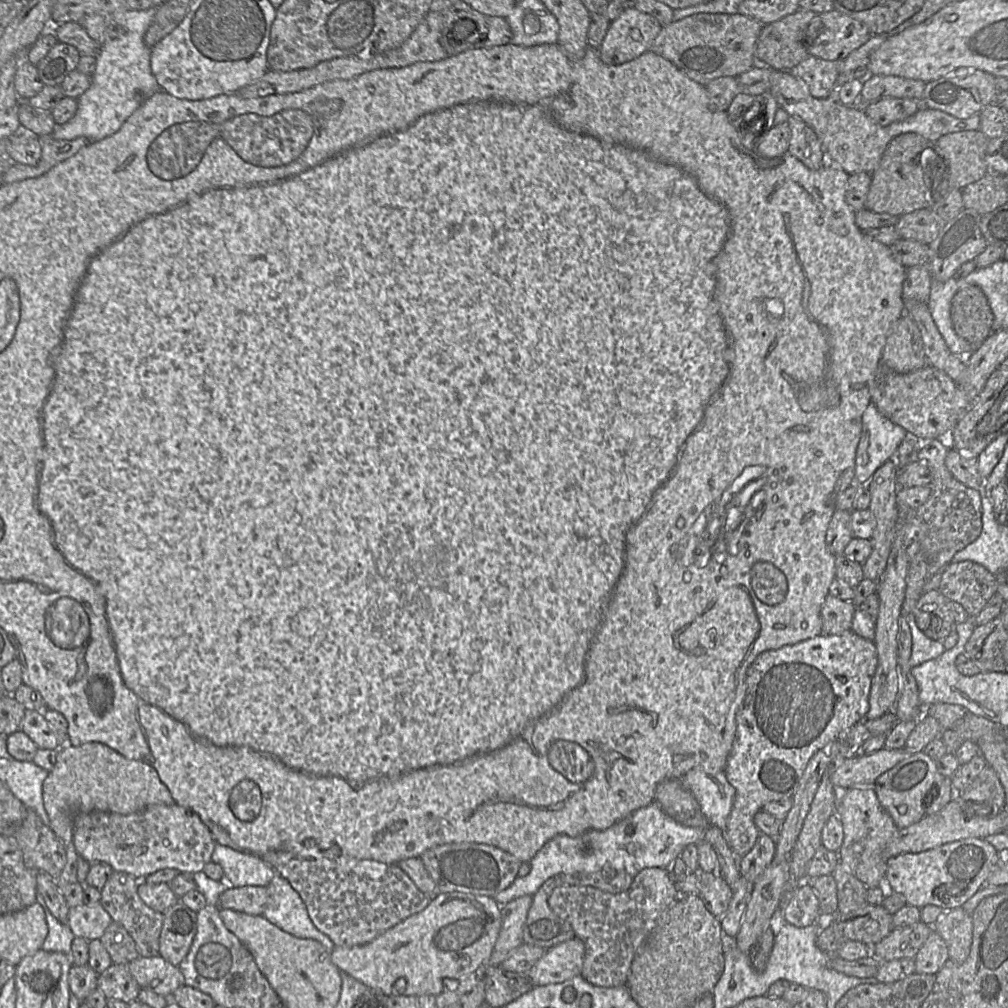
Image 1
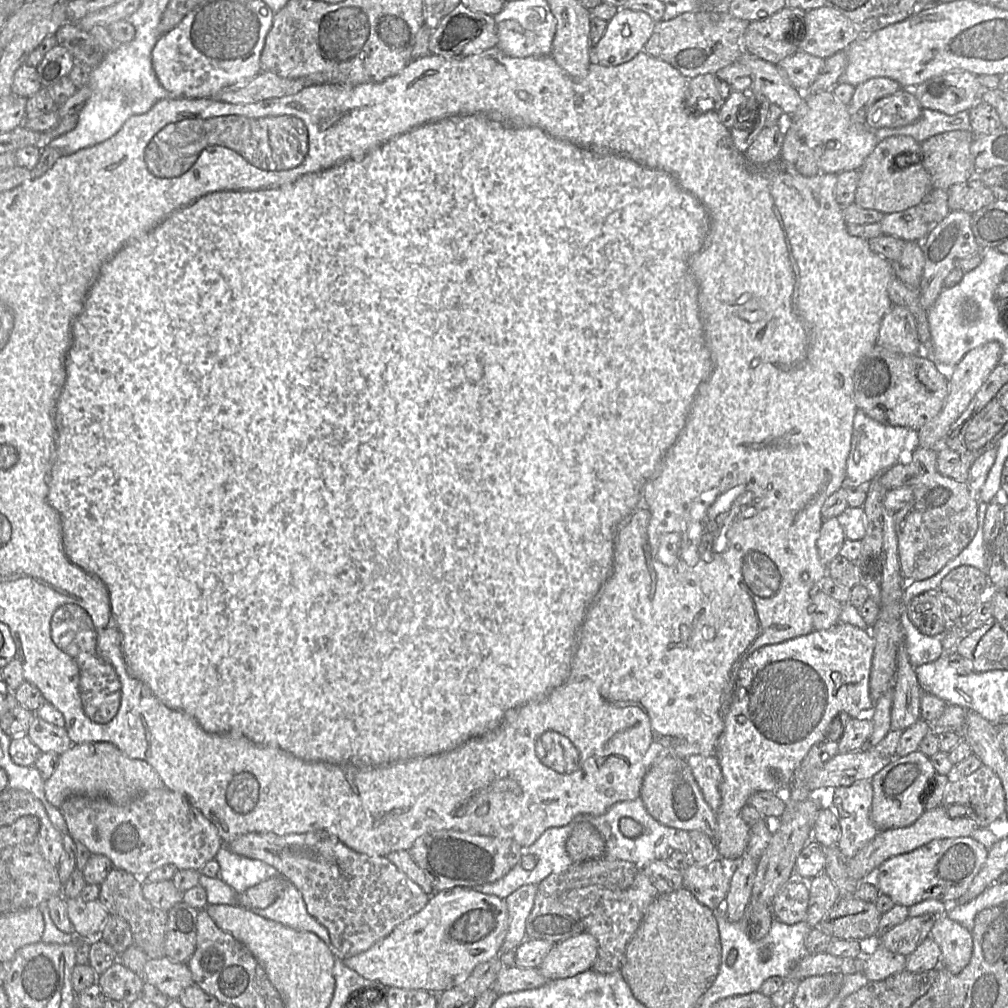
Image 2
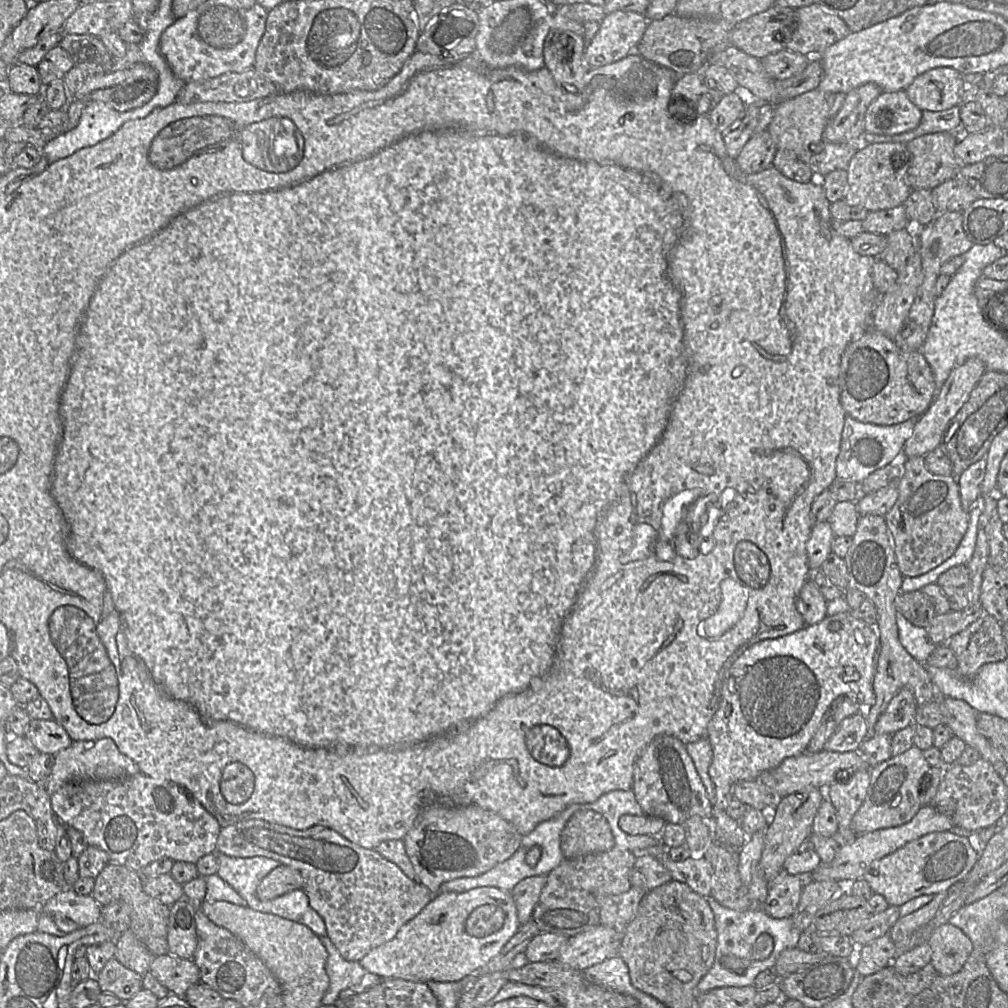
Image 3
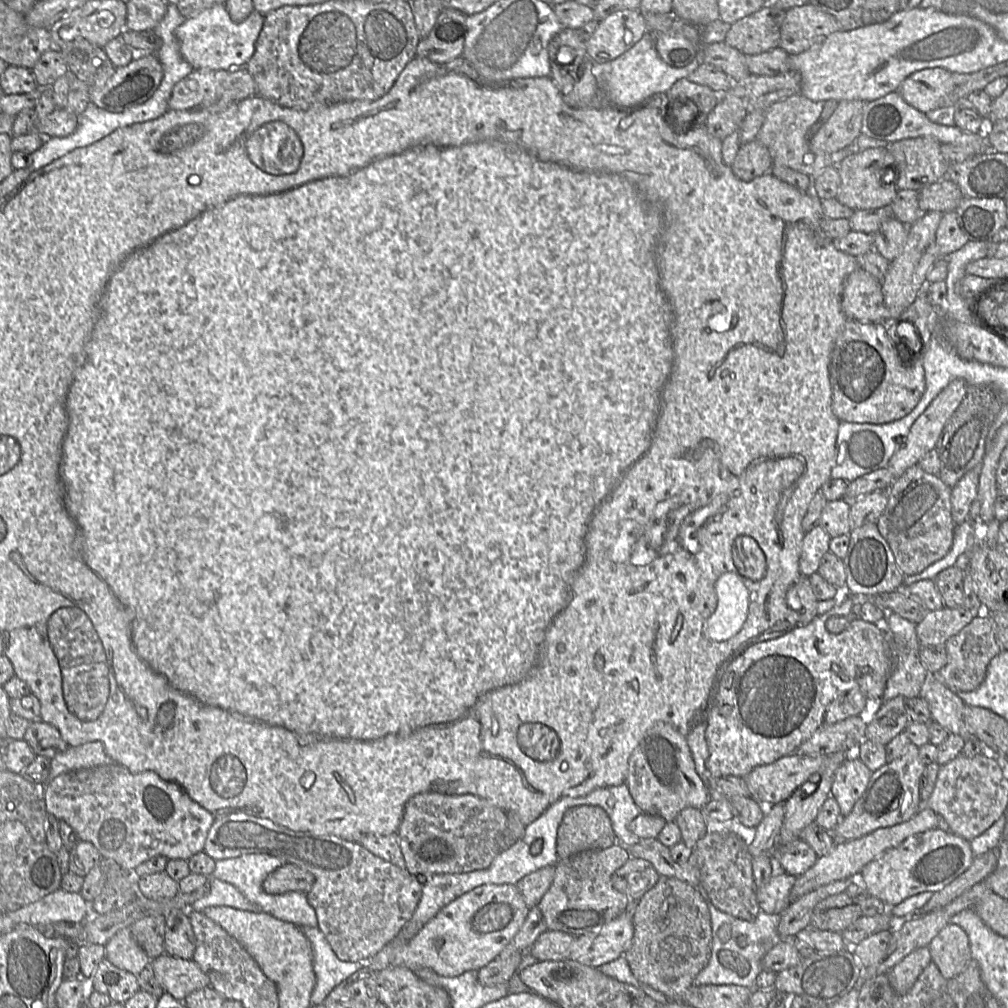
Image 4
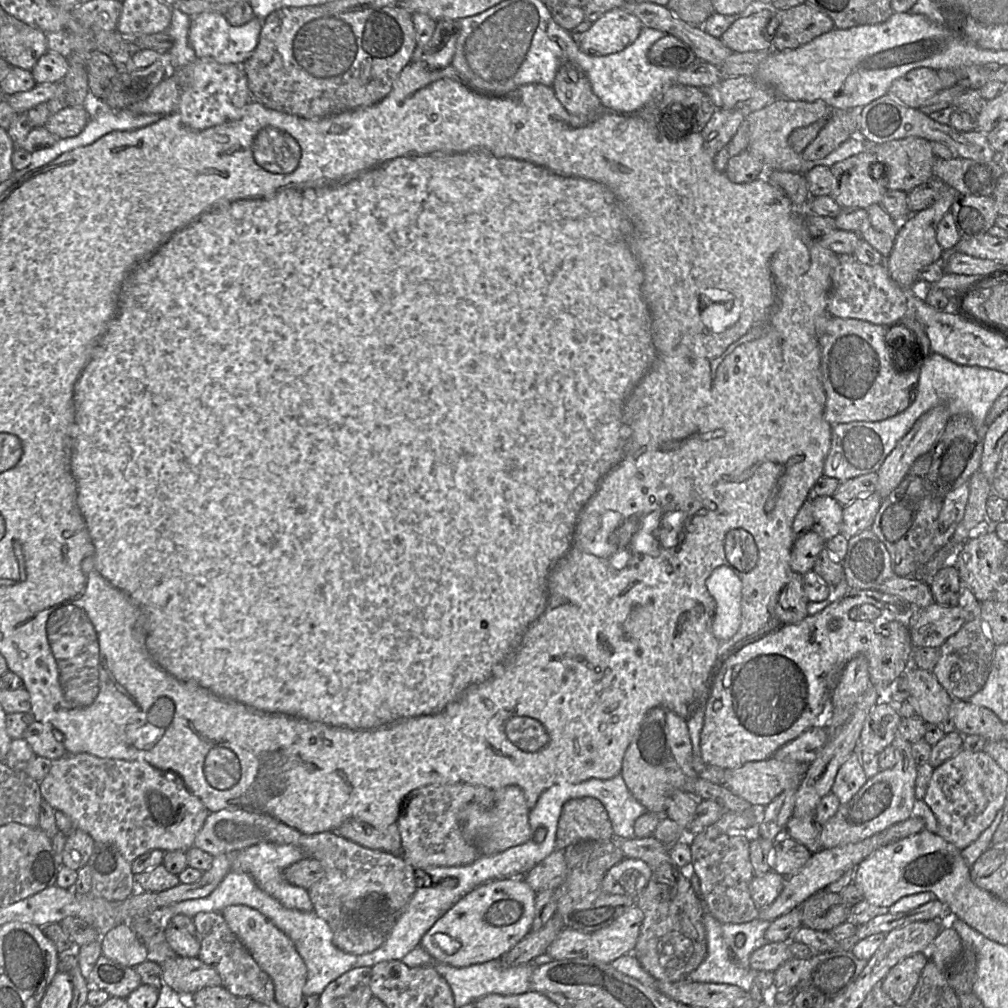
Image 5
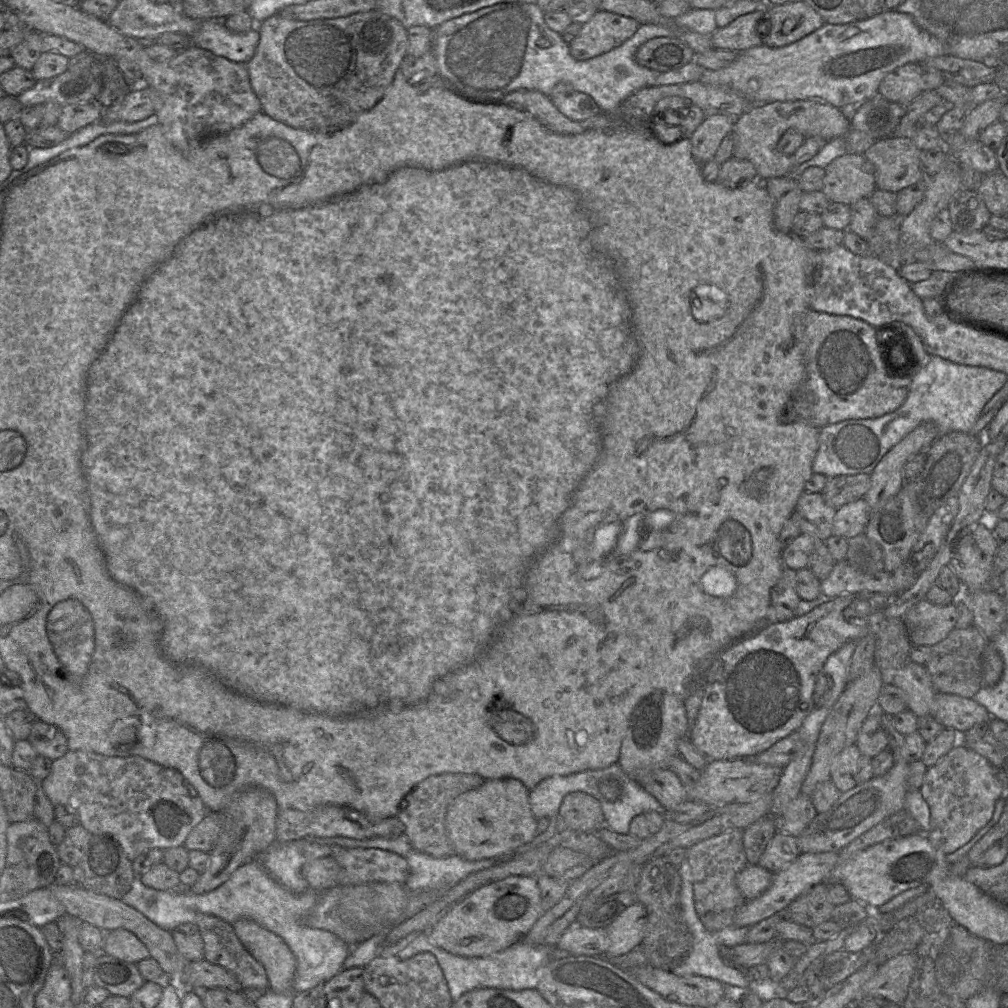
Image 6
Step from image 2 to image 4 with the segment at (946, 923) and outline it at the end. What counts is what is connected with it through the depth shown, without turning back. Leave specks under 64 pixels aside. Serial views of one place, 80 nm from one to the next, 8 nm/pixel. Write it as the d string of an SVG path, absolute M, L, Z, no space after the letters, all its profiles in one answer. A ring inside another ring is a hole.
M948 923L930 942L932 961L947 980L958 976L972 959L966 932Z

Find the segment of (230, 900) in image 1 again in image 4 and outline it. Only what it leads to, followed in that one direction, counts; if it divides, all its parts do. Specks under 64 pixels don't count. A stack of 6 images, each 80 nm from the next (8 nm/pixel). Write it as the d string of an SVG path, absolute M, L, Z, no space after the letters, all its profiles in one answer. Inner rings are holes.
M284 864L268 874L262 883L265 893L280 895L291 891L307 893L313 886L315 877L310 872L293 864Z

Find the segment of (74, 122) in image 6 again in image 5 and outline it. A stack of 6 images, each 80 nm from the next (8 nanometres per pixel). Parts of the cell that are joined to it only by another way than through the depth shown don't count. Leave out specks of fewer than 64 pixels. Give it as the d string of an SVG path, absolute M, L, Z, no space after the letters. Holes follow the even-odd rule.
M66 106L50 115L44 127L58 138L67 138L79 134L90 118L84 106Z

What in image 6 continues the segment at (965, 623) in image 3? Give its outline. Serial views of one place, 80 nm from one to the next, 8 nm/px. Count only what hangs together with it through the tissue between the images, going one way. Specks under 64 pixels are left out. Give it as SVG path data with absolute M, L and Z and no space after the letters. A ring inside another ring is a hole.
M922 599L906 611L902 620L912 645L931 648L955 629L957 610L955 603L937 606Z

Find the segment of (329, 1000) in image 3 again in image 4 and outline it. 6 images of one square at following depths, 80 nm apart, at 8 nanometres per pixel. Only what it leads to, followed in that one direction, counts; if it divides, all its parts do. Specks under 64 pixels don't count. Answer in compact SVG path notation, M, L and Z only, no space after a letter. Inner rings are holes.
M318 927L301 928L313 950L315 986L311 1004L321 1005L329 993L342 981L360 970L365 963L340 960Z

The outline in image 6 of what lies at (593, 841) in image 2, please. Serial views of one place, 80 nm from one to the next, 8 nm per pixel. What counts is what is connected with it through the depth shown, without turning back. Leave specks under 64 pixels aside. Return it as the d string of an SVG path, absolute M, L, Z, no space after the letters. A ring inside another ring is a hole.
M575 791L564 797L557 816L557 832L575 830L596 833L604 826L602 806L593 796Z

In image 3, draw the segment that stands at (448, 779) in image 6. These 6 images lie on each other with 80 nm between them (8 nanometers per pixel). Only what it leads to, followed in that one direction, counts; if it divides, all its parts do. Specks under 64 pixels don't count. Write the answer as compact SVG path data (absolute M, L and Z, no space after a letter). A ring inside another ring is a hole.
M471 804L456 808L424 808L402 841L416 880L434 895L445 882L481 875L504 862L520 847L521 839L522 835L504 818Z

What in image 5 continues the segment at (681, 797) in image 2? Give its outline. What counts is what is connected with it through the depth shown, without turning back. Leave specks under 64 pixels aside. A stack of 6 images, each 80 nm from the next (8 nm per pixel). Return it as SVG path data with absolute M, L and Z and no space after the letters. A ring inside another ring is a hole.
M664 706L647 711L625 752L621 776L632 793L649 812L665 814L666 800L674 790L691 794L691 782L698 777L692 767L692 745L686 720Z

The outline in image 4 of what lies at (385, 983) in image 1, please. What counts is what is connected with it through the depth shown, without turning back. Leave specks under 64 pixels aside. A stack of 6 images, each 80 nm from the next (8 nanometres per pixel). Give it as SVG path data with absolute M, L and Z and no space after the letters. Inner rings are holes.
M481 885L443 907L409 941L395 938L364 965L376 973L398 966L411 970L429 968L444 977L478 971L499 956L523 925L529 910L516 885Z

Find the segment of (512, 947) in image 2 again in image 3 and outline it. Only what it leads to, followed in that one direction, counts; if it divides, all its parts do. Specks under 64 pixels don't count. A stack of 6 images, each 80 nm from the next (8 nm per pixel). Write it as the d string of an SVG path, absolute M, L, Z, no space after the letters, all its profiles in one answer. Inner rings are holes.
M532 876L523 879L511 890L520 926L531 919L545 882L546 876Z

